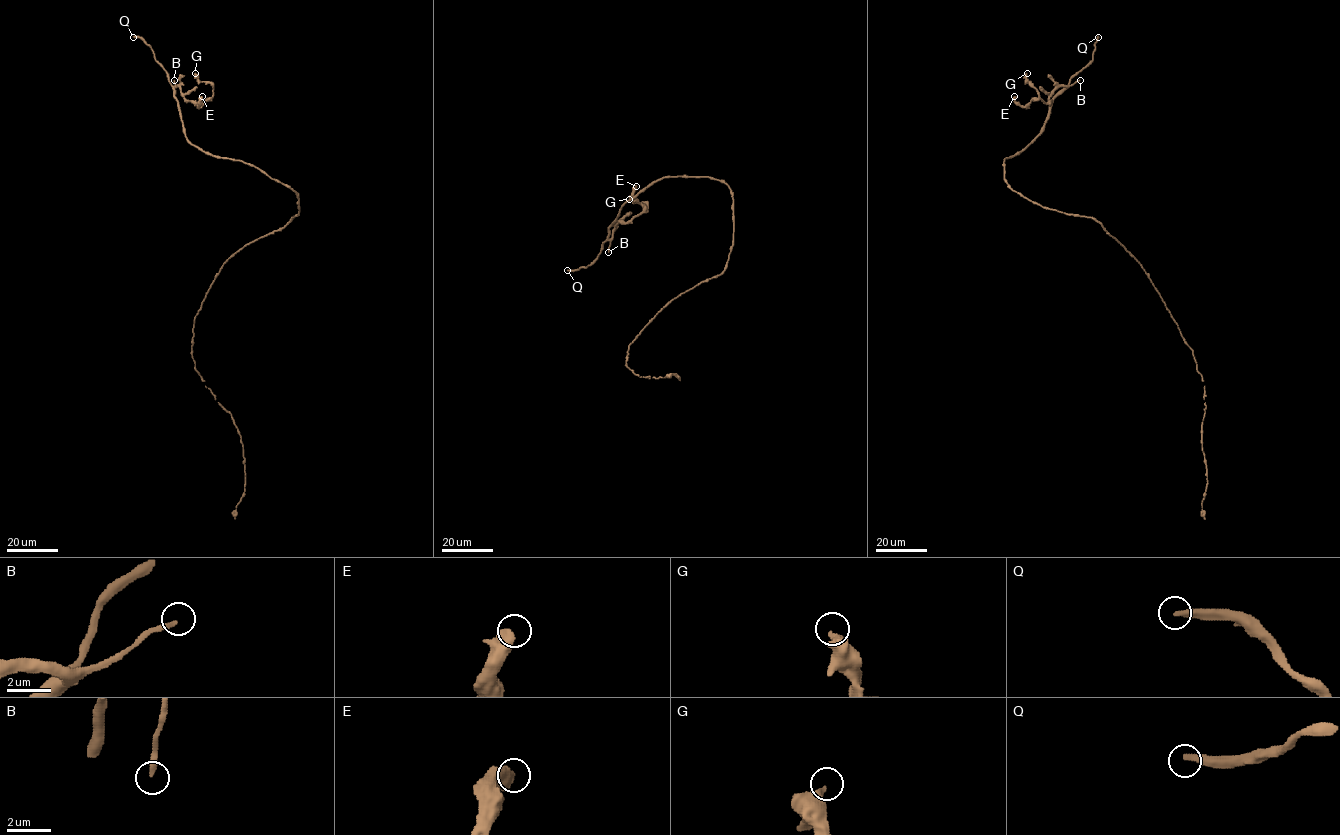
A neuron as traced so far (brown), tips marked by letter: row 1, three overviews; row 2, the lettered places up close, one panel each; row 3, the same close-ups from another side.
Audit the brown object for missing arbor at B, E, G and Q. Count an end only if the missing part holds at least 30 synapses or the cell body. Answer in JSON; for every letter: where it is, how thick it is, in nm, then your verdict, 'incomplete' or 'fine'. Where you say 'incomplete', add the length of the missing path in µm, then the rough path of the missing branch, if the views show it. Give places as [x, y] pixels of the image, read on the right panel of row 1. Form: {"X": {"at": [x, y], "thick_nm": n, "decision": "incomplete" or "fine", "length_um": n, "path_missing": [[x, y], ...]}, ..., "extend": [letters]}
{"B": {"at": [1080, 80], "thick_nm": 240, "decision": "fine"}, "E": {"at": [1014, 96], "thick_nm": 600, "decision": "fine"}, "G": {"at": [1027, 73], "thick_nm": 360, "decision": "fine"}, "Q": {"at": [1098, 37], "thick_nm": 280, "decision": "incomplete", "length_um": 90, "path_missing": [[1098, 37], [1097, 53], [1082, 70], [1074, 92], [1047, 95], [1018, 112], [1023, 114], [1039, 99], [1039, 103]]}, "extend": ["Q"]}

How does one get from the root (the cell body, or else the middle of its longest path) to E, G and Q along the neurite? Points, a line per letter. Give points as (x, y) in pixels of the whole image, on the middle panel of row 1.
E: (721, 273), (733, 237), (729, 187), (708, 177), (654, 181), (621, 207), (609, 239), (643, 211), (636, 186)
G: (721, 273), (733, 237), (725, 183), (654, 181), (621, 207), (609, 239), (619, 222), (647, 211), (629, 199)
Q: (721, 273), (733, 244), (732, 192), (688, 176), (641, 190), (621, 207), (598, 256), (567, 270)

